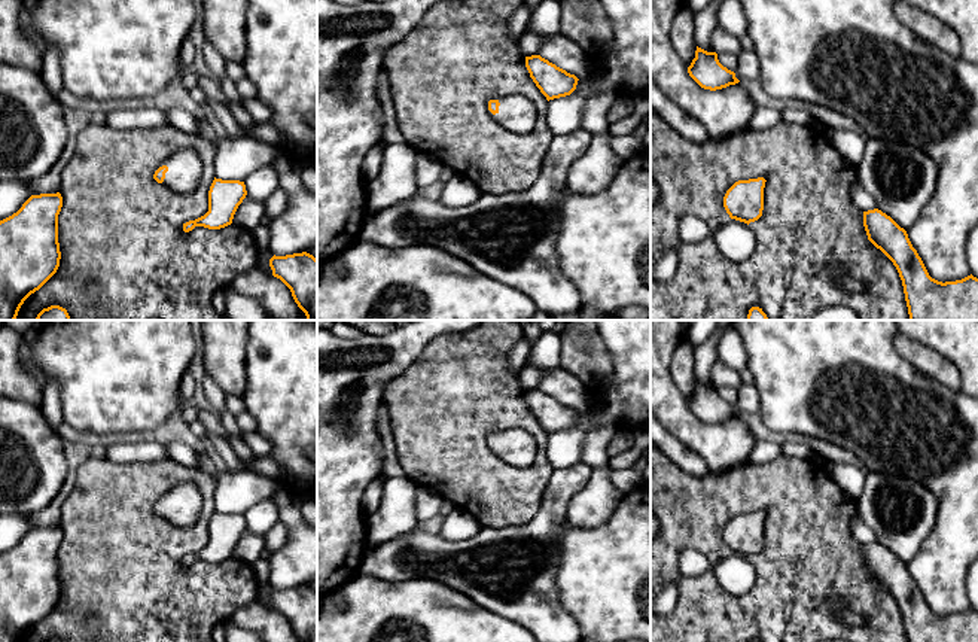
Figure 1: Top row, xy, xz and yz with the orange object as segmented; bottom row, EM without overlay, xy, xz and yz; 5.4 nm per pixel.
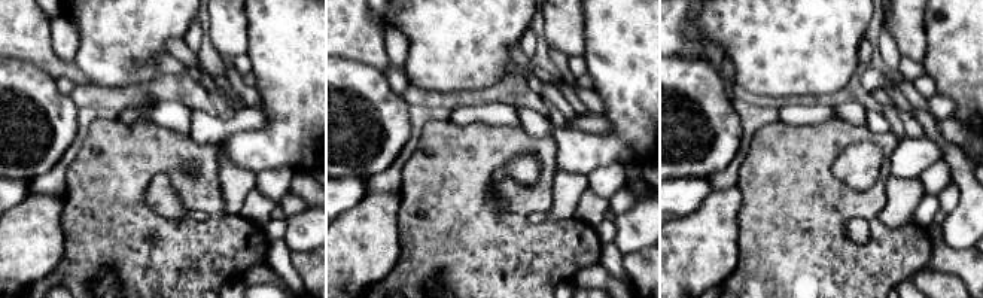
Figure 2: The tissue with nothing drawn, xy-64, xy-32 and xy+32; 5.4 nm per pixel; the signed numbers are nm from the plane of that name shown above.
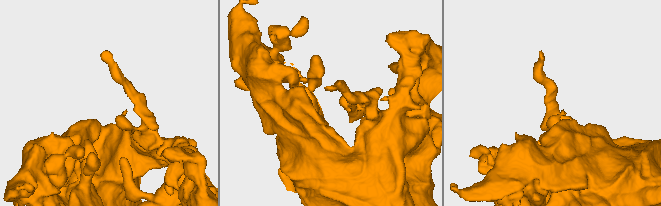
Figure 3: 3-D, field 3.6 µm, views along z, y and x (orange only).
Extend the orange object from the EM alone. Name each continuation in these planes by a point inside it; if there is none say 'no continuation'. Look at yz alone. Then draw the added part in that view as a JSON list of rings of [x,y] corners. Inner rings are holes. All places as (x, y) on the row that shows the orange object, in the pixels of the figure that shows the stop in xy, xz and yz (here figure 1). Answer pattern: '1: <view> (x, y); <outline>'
no continuation

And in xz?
1: xz (517, 113); [[[508,95],[499,98],[499,112],[491,118],[503,128],[518,134],[527,134],[534,130],[537,121],[536,104],[524,95]]]

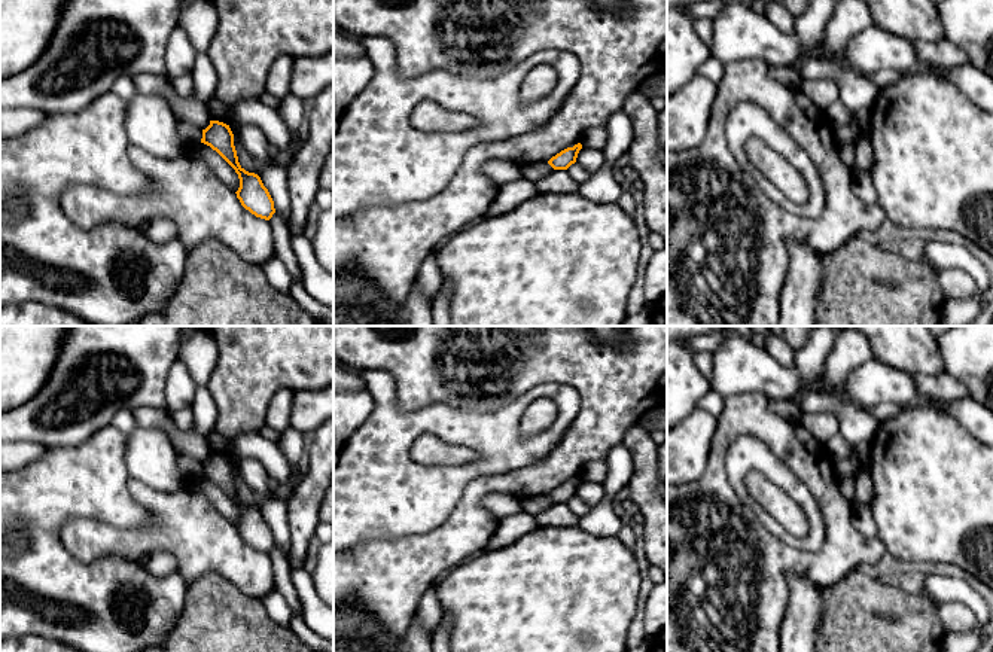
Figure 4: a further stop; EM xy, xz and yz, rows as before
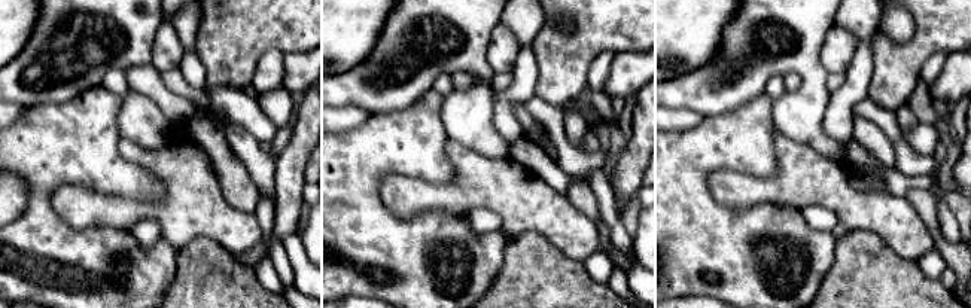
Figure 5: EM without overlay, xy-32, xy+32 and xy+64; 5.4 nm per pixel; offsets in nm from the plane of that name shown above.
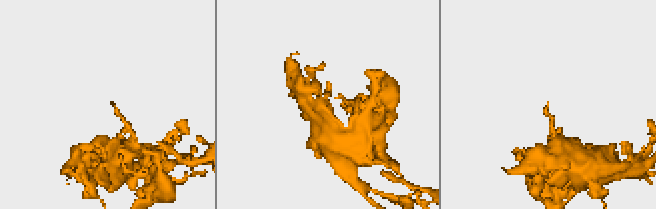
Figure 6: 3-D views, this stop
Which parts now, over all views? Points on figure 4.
no continuation

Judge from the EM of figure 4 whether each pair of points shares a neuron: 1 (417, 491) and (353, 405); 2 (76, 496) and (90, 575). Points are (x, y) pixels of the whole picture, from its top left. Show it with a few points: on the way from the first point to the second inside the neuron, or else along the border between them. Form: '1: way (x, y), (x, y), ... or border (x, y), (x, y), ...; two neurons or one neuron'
1: border (368, 390), (372, 399), (372, 411), (349, 438); two neurons
2: way (54, 518), (52, 548), (67, 563); one neuron

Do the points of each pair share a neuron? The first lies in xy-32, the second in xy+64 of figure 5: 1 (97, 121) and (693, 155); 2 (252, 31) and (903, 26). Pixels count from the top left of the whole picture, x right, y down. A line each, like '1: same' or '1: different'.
1: same
2: different

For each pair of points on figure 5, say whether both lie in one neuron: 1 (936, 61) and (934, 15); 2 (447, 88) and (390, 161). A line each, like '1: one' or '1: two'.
1: two
2: two

